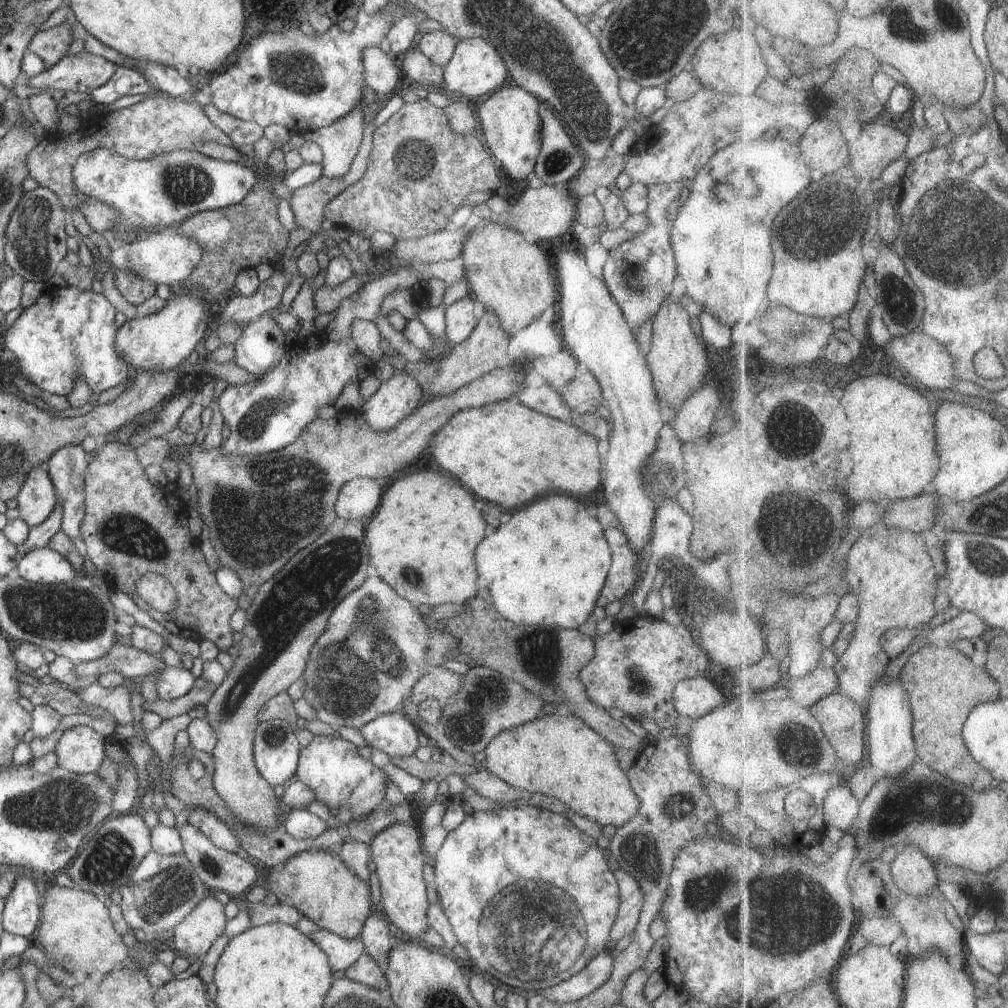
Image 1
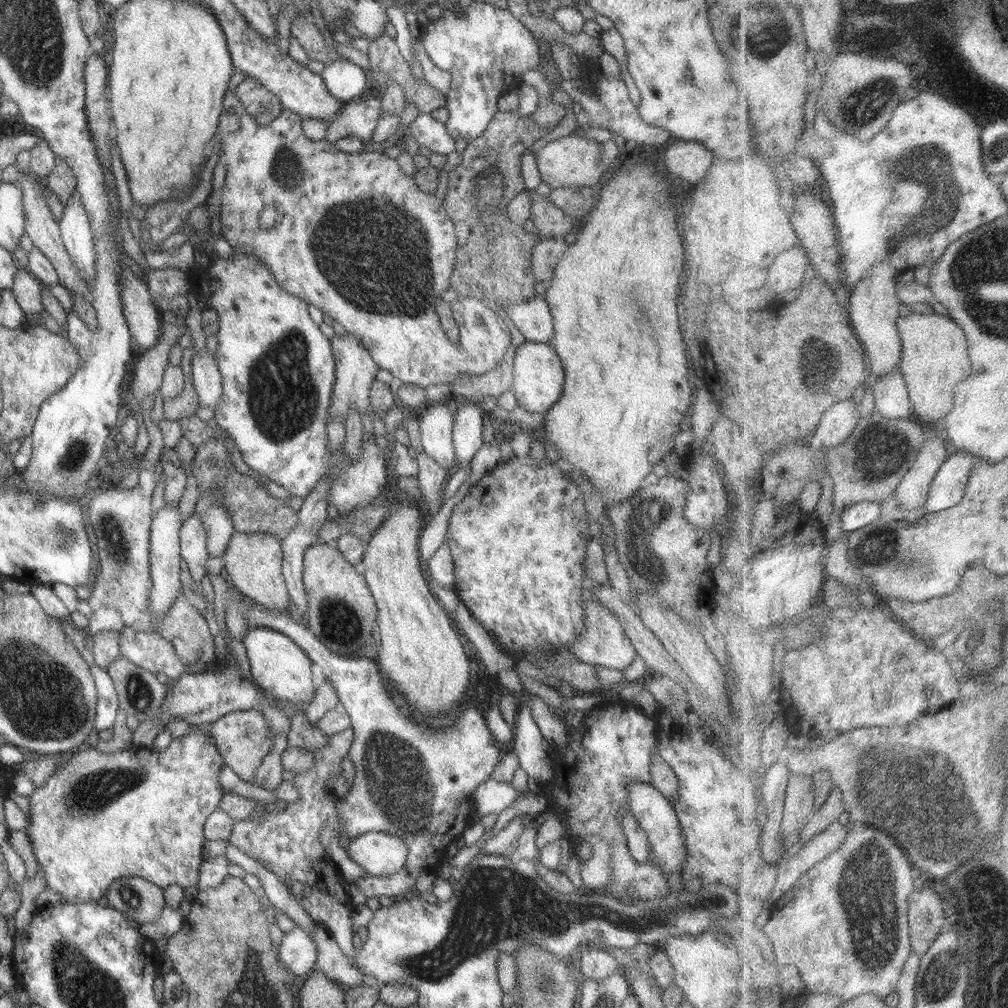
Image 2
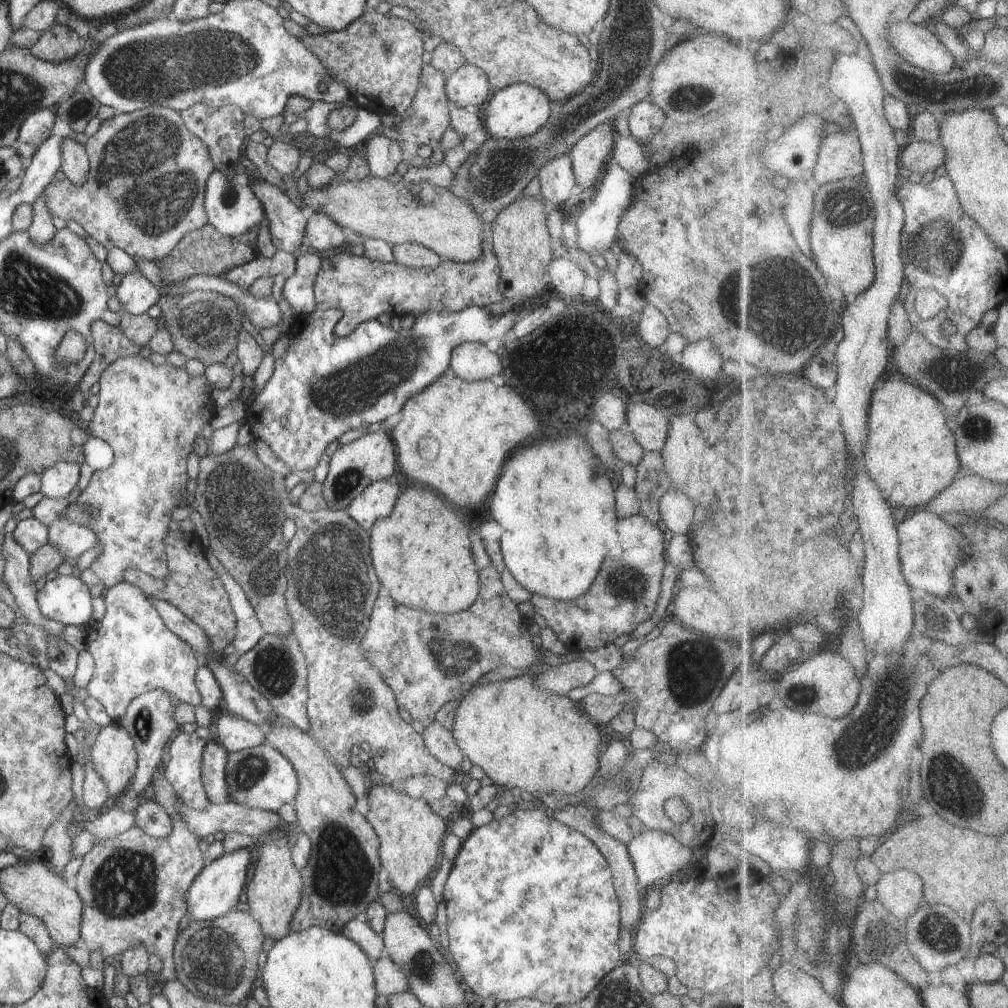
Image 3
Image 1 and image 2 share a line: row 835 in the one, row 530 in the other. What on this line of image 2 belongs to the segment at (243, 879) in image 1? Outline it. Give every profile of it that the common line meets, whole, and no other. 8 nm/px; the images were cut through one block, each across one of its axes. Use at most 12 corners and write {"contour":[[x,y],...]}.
{"contour":[[195,512],[182,522],[180,556],[192,580],[207,576],[212,558]]}

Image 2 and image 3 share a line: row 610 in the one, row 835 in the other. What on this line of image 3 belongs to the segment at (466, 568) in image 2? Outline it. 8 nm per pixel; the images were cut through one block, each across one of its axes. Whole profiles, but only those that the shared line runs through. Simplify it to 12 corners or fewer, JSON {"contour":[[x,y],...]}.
{"contour":[[526,805],[443,897],[481,1000],[584,1000],[626,960],[608,861]]}

